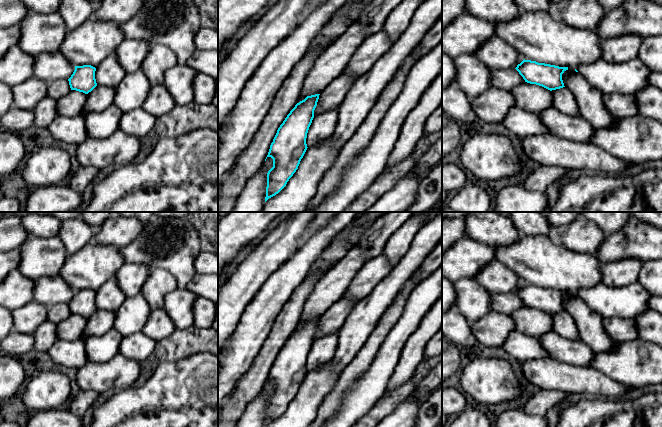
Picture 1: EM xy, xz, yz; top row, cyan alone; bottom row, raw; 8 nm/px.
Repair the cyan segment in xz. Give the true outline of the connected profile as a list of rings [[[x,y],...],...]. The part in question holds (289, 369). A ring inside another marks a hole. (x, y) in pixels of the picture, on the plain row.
[[[319,319],[307,320],[297,327],[278,352],[267,379],[267,381],[273,383],[273,391],[267,397],[265,426],[278,418],[298,393],[300,385],[308,372],[306,368],[307,357],[314,342],[314,334],[317,330]]]

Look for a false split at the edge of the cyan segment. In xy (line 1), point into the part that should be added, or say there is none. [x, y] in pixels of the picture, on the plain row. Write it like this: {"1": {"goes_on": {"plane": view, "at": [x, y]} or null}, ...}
{"1": {"goes_on": null}}

